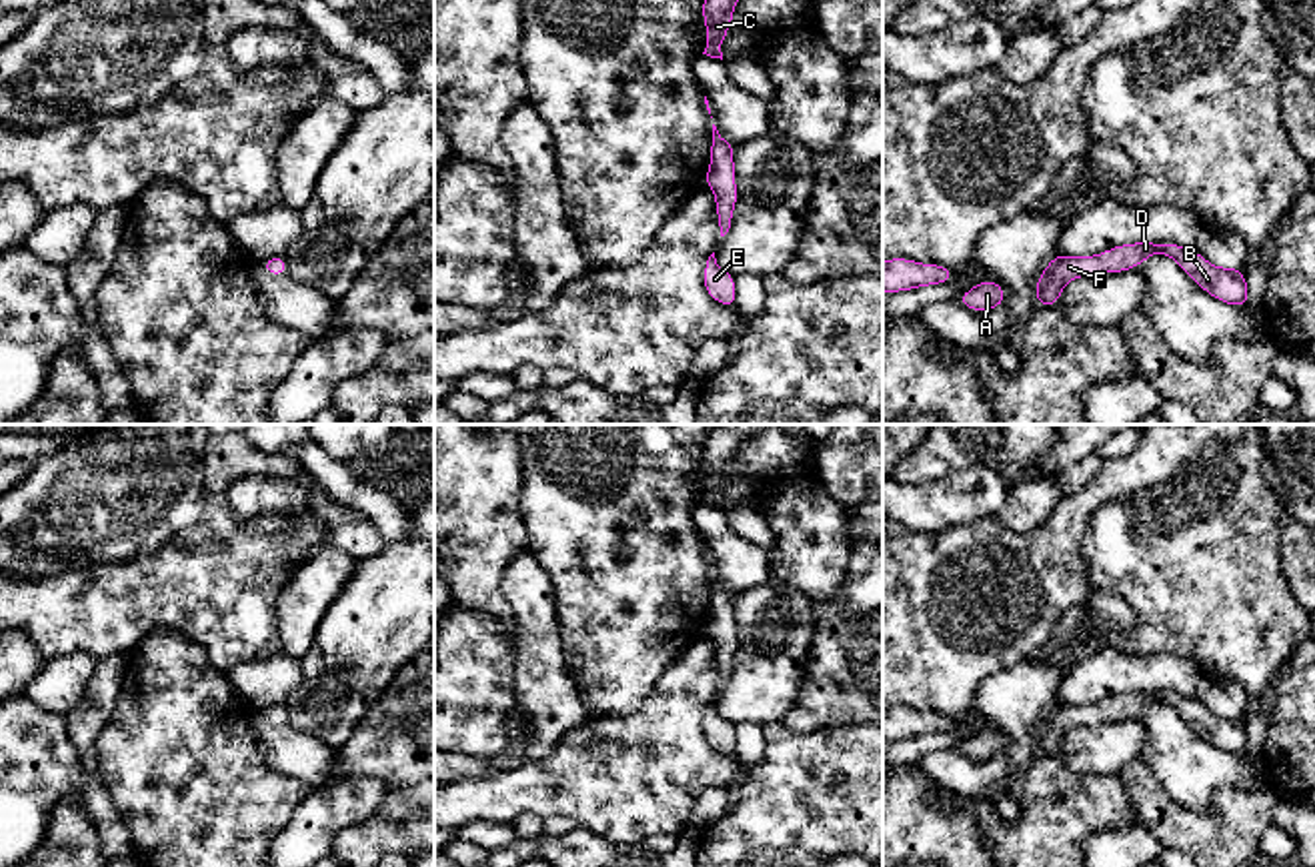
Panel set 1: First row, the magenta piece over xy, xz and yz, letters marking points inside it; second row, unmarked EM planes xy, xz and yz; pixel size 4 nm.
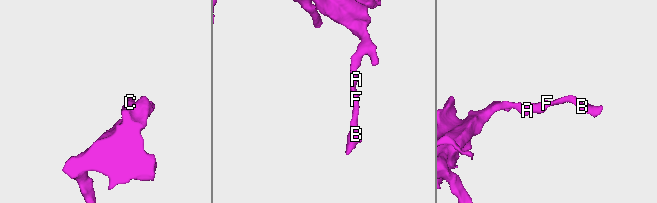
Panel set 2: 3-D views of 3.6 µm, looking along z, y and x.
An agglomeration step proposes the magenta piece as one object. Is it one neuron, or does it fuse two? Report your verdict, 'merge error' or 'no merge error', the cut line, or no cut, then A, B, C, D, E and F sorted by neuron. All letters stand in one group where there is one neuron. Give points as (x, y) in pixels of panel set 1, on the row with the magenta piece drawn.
no merge error | no cut | A B C D E F

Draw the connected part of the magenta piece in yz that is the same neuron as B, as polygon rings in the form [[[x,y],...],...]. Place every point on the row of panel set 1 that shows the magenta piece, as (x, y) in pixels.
[[[1175,242],[1121,244],[1097,256],[1055,254],[1037,280],[1037,302],[1041,308],[1053,306],[1069,280],[1137,268],[1145,258],[1159,252],[1171,256],[1185,274],[1217,300],[1247,308],[1249,290],[1241,268],[1217,268],[1197,250],[1183,248]]]

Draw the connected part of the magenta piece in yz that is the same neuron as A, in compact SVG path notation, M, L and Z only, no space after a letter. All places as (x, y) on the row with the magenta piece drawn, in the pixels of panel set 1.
M987 278L957 298L969 310L993 310L1007 300L1007 292Z

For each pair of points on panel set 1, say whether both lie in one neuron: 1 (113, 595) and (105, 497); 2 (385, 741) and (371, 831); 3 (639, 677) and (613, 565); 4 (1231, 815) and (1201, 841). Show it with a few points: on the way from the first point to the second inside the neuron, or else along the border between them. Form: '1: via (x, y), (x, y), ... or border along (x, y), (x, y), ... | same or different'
1: border along (157, 551), (127, 561), (65, 569) | different
2: via (397, 763), (397, 805), (393, 809) | same
3: via (621, 649), (621, 593) | same
4: via (1223, 823), (1209, 837) | same

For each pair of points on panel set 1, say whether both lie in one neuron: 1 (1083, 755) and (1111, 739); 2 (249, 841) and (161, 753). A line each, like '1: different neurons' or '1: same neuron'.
1: same neuron
2: same neuron

